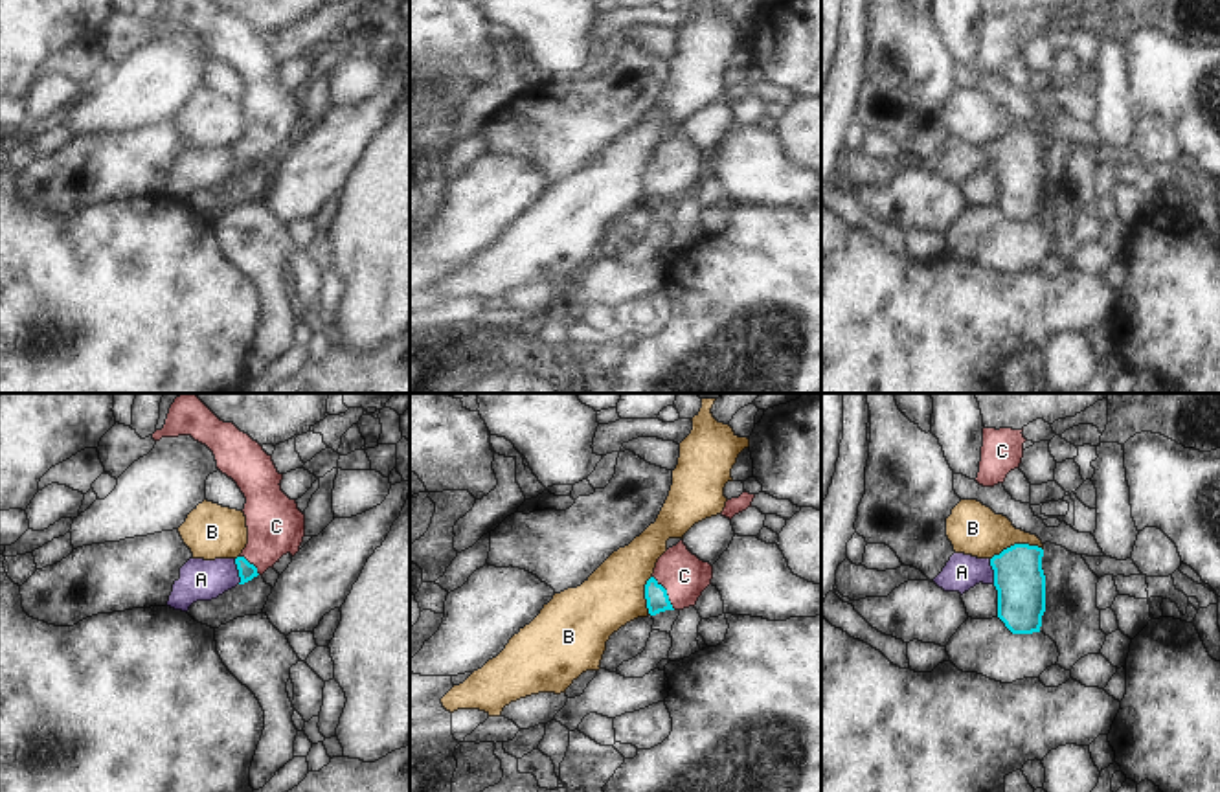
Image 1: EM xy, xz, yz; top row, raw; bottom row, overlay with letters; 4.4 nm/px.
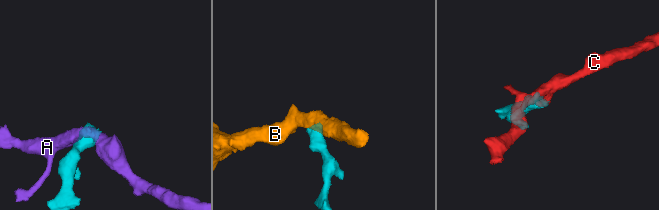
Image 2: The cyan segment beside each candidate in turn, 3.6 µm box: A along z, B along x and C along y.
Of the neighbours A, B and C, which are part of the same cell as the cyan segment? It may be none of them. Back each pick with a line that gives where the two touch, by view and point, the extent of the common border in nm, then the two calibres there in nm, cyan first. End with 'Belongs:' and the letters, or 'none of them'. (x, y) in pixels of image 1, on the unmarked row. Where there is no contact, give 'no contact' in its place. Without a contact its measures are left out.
C: meets cyan in xz at (666, 181); contact 180 nm long; 100 nm thick on the cyan side, 200 nm on the other
Belongs: C

